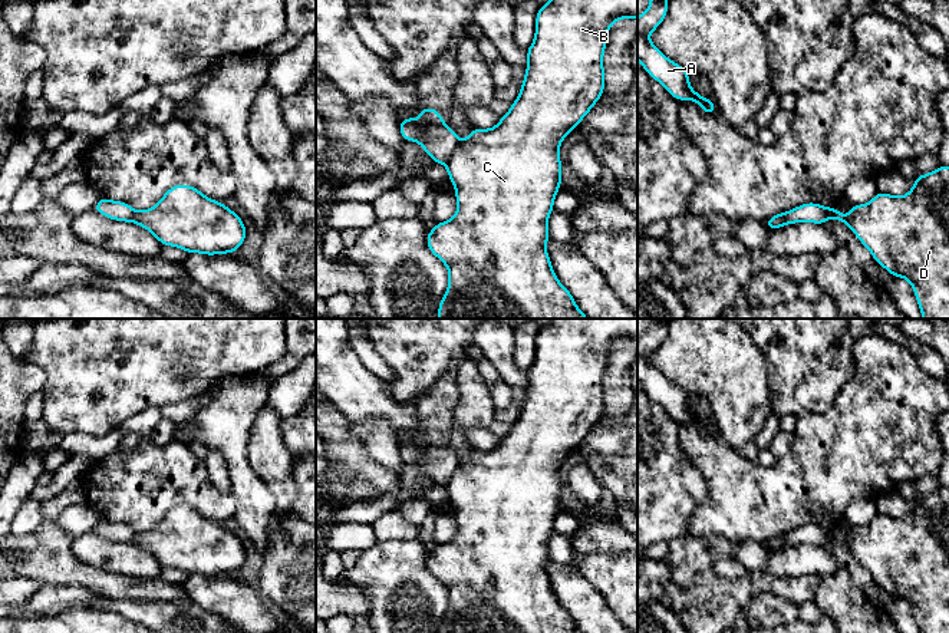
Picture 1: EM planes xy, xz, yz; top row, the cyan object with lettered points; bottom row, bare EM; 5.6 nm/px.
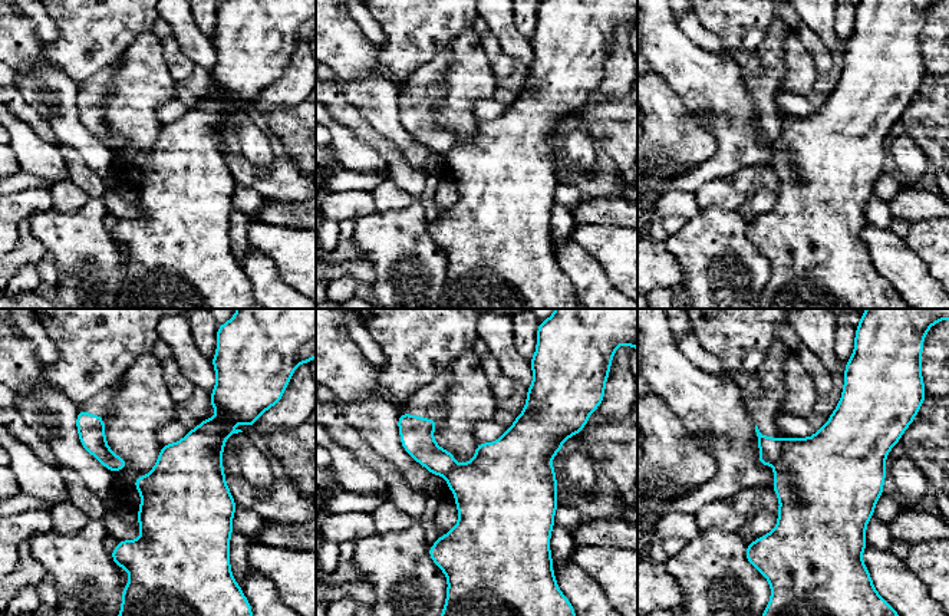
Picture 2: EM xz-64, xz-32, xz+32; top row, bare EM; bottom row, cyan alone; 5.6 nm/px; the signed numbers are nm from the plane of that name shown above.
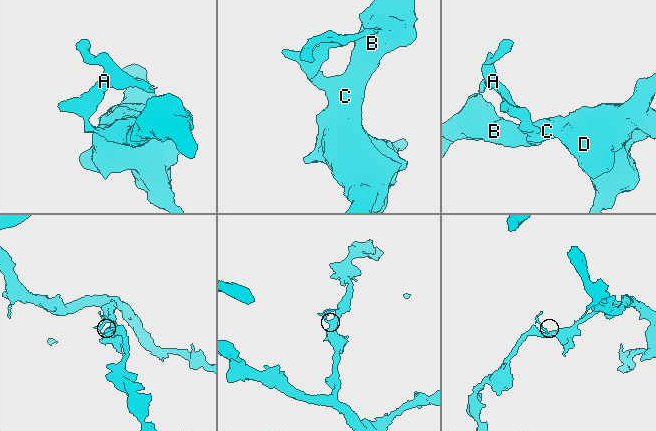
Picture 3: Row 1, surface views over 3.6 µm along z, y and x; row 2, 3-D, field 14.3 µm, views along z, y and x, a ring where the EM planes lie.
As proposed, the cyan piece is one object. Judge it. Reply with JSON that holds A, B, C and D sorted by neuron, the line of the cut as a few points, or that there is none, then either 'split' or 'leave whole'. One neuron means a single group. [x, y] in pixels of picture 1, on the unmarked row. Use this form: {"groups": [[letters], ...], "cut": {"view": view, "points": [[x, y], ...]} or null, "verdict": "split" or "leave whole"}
{"groups": [["A"], ["B", "C", "D"]], "cut": {"view": "xz", "points": [[460, 464], [445, 485]]}, "verdict": "split"}

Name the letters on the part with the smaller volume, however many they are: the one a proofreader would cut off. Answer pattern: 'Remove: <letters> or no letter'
Remove: A

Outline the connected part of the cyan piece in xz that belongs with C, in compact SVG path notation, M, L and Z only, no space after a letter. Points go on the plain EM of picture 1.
M553 319L546 327L540 327L536 337L534 363L525 372L528 386L525 389L524 403L518 419L513 423L511 431L501 438L497 448L490 451L474 449L468 459L458 465L447 484L449 502L455 508L458 531L449 543L438 544L426 557L429 573L438 578L448 590L448 610L439 623L438 633L581 633L571 614L558 603L546 570L548 557L548 538L554 531L554 520L561 510L561 482L558 469L567 455L576 449L590 433L604 413L604 389L603 375L606 372L609 349L622 340L637 340L637 319Z

